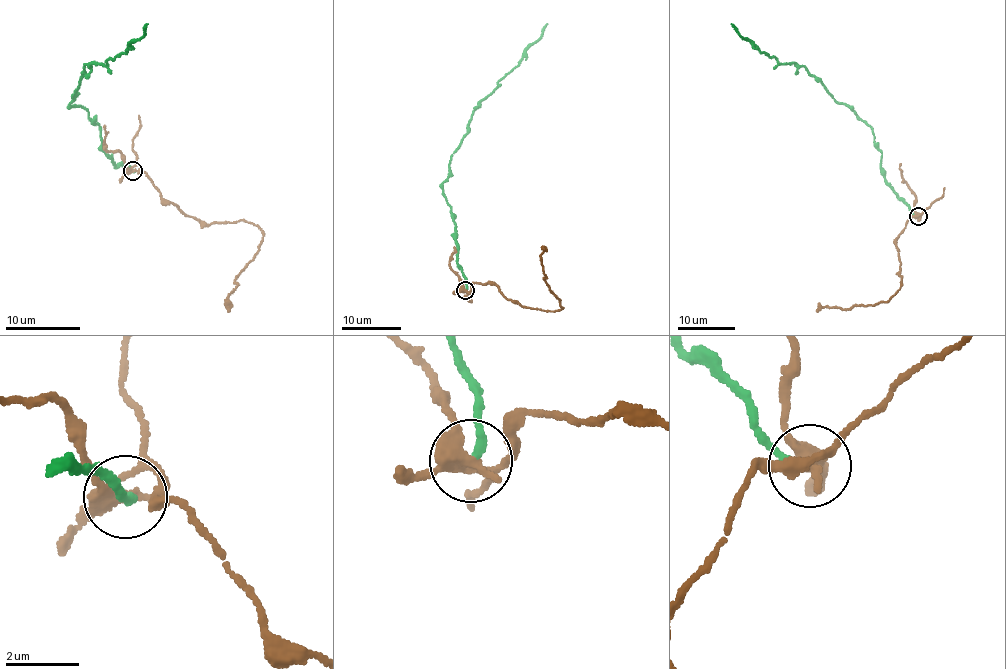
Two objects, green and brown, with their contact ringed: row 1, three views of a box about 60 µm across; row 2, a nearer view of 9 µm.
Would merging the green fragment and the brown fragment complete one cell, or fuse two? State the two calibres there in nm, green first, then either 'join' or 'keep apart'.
200 nm thick on the green side, 320 nm on the other; keep apart

